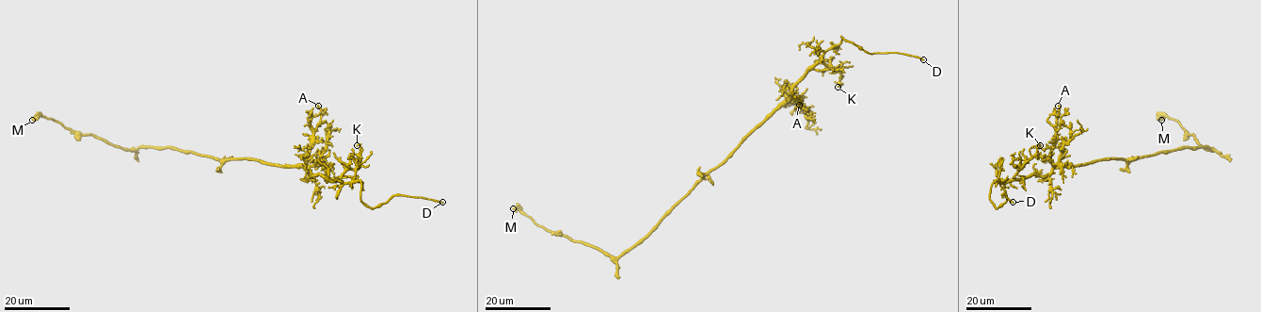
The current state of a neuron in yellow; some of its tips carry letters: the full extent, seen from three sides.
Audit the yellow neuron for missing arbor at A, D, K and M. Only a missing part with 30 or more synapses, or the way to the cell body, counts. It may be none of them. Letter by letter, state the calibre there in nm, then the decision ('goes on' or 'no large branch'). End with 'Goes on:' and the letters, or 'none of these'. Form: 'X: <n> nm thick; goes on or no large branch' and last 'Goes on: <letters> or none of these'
A: 150 nm thick; no large branch
D: 160 nm thick; goes on
K: 150 nm thick; no large branch
M: 550 nm thick; no large branch
Goes on: D

